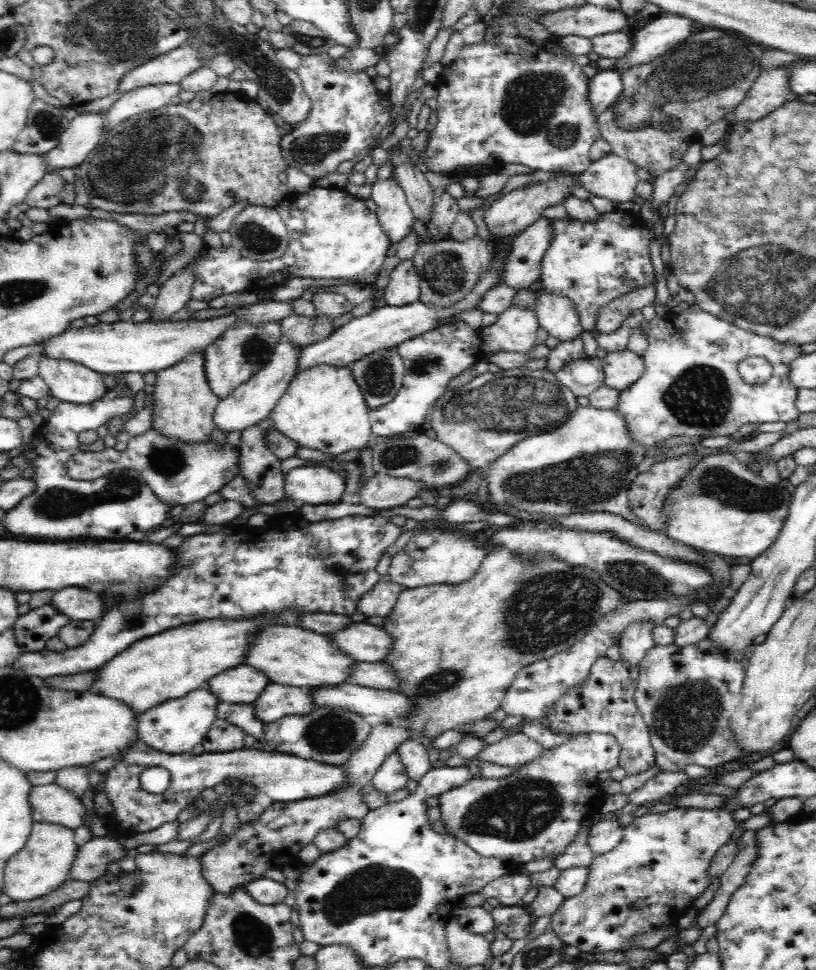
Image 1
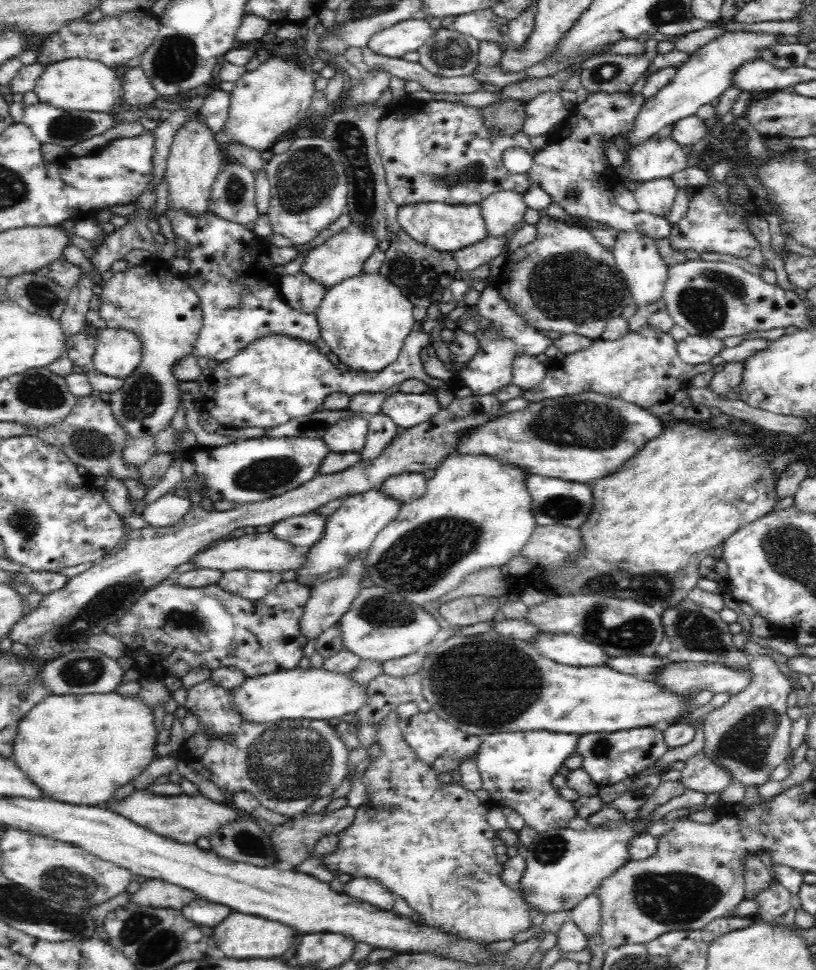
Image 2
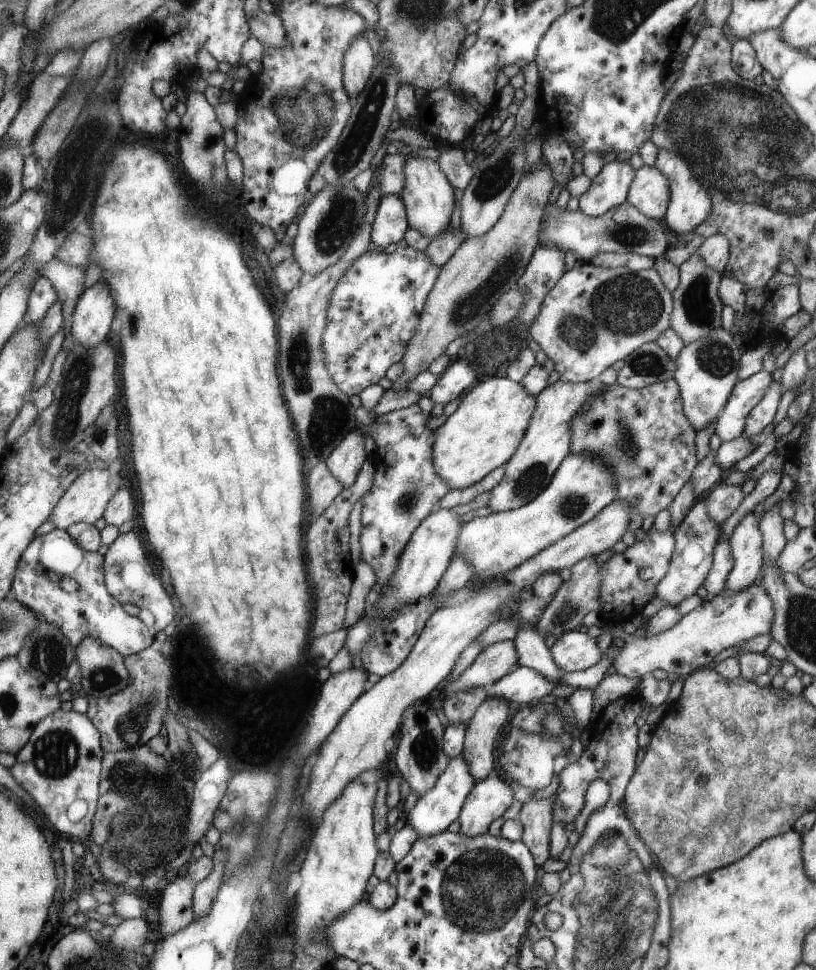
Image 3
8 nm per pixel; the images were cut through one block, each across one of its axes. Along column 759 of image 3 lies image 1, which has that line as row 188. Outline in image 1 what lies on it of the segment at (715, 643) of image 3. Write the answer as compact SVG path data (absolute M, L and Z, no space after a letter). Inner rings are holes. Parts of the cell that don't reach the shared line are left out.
M608 153L593 160L584 172L576 176L576 180L590 195L602 196L620 206L635 197L636 173L635 164L625 157Z

